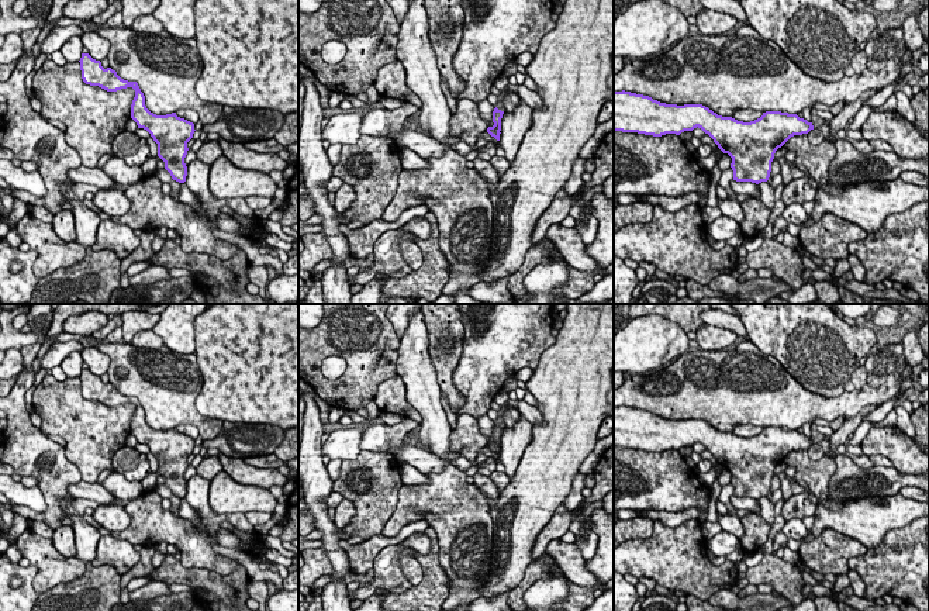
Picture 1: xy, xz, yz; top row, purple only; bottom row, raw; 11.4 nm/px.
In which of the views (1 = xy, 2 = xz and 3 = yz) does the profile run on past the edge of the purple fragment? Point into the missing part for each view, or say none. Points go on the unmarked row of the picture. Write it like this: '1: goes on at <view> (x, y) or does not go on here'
1: does not go on here
2: does not go on here
3: does not go on here

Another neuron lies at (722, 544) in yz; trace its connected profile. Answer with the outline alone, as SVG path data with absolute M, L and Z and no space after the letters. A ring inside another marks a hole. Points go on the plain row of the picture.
M721 531L708 541L708 550L715 556L726 556L735 550L740 550L740 541L726 531Z

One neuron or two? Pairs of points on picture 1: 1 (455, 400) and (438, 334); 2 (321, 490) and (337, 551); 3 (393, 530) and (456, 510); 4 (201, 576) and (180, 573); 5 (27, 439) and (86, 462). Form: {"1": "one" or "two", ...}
{"1": "one", "2": "one", "3": "one", "4": "one", "5": "two"}

